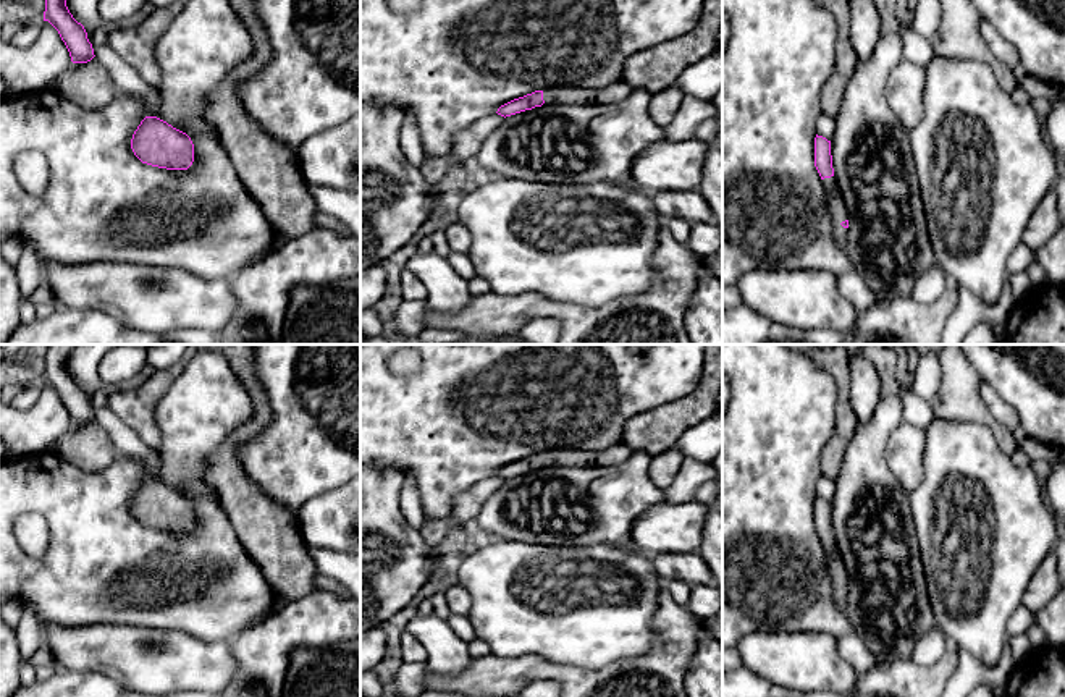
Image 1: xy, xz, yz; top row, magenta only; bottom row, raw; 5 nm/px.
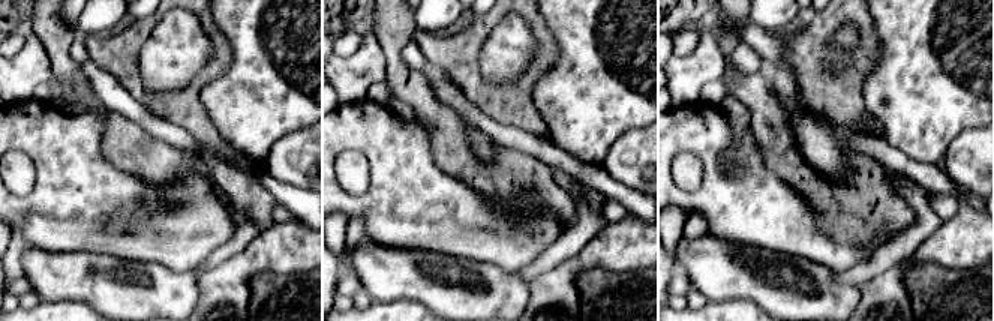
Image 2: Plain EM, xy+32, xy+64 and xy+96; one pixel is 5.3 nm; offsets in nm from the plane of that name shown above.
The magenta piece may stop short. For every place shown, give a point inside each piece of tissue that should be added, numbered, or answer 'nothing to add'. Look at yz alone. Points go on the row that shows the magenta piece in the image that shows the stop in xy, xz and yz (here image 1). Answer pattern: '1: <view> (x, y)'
1: yz (836, 204)

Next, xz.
1: xz (618, 91)

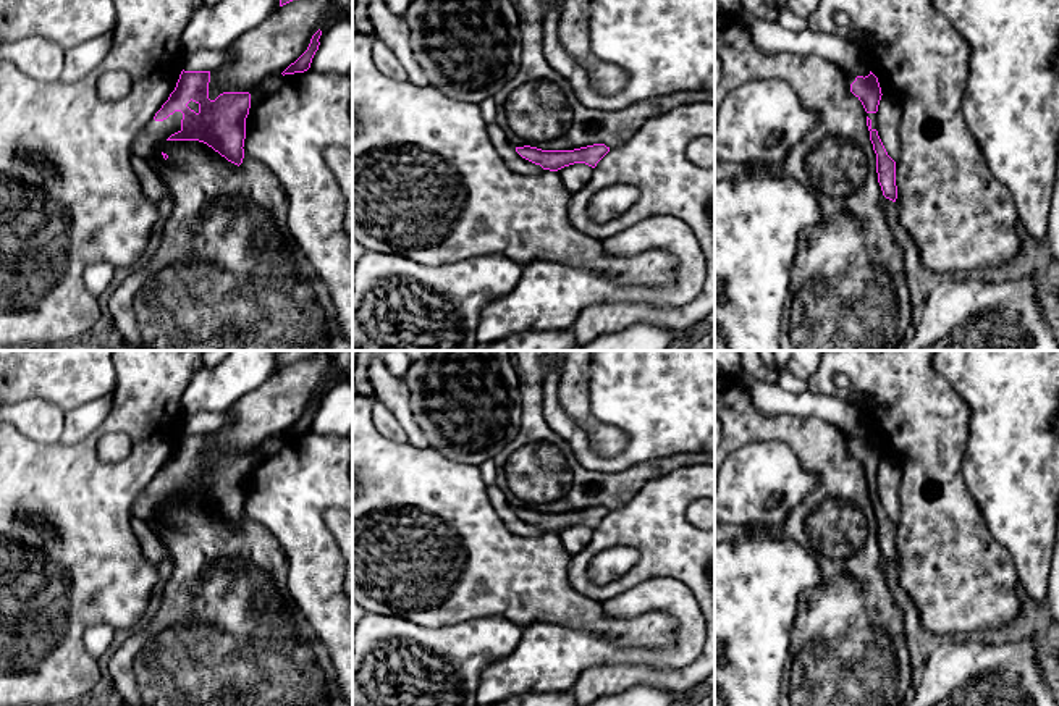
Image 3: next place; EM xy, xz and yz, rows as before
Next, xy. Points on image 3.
1: xy (149, 142)

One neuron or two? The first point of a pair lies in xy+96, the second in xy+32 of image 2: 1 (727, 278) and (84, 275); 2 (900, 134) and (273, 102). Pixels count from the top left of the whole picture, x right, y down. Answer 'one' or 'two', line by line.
1: one
2: one

